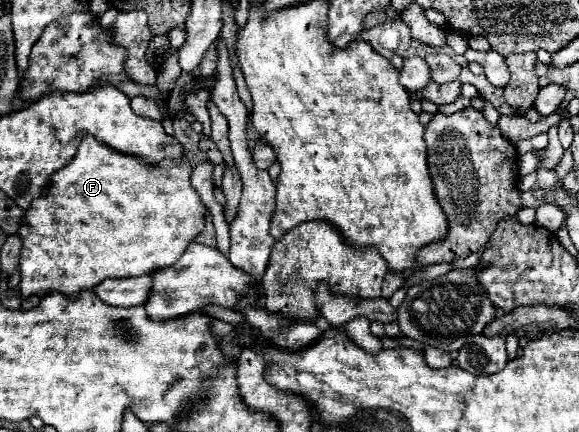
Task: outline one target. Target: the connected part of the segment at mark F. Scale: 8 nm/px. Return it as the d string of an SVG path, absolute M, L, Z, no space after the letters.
M86 135L72 163L52 175L46 195L36 199L34 207L26 211L18 231L24 241L20 253L22 297L28 299L30 295L48 295L54 291L66 297L78 297L80 291L94 289L104 279L140 277L172 267L188 245L204 231L206 223L206 205L192 187L190 173L192 165L186 157L150 163L136 155L112 151L112 147Z

